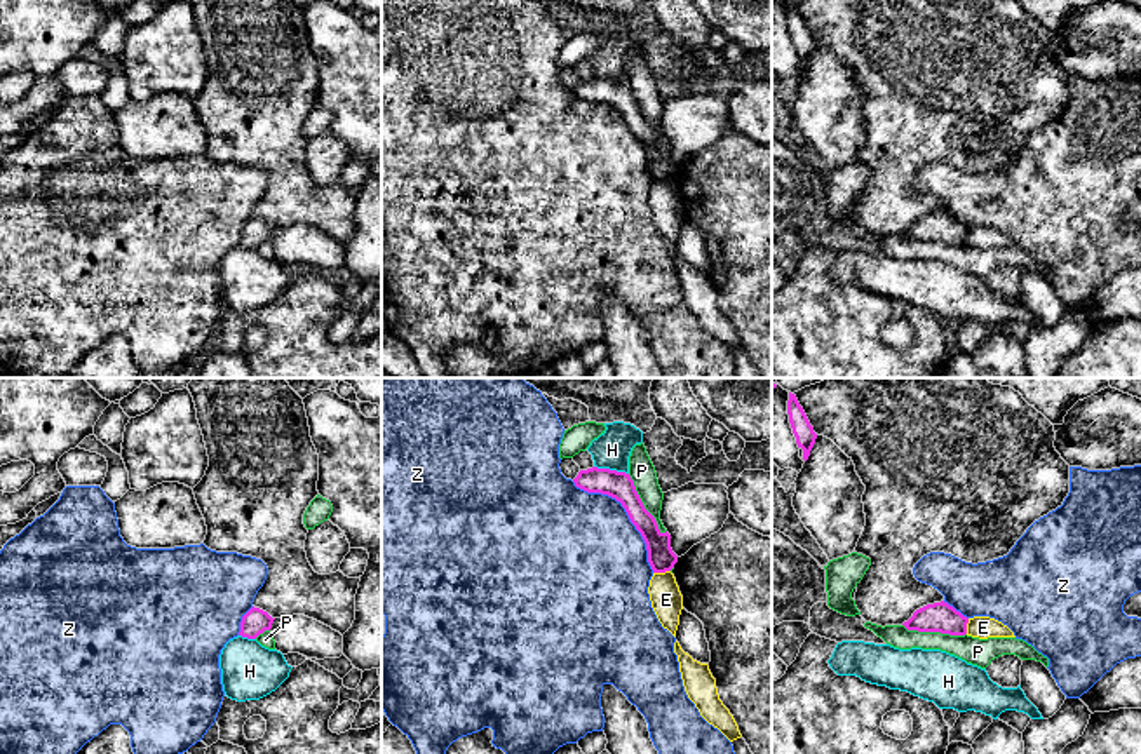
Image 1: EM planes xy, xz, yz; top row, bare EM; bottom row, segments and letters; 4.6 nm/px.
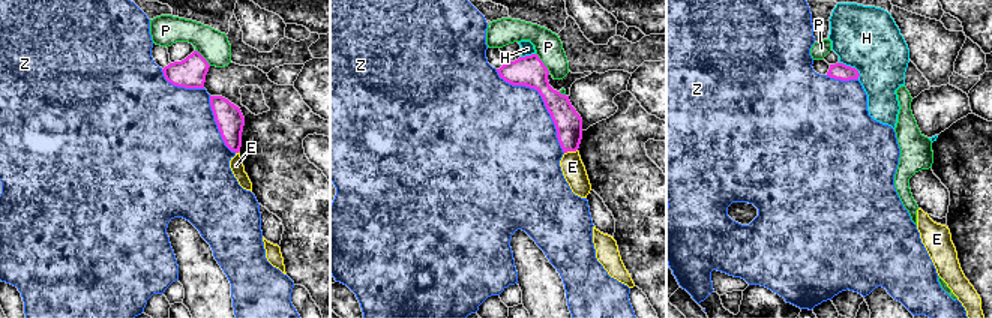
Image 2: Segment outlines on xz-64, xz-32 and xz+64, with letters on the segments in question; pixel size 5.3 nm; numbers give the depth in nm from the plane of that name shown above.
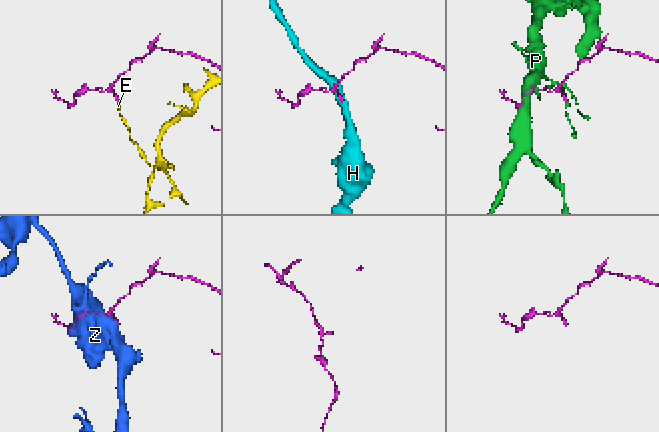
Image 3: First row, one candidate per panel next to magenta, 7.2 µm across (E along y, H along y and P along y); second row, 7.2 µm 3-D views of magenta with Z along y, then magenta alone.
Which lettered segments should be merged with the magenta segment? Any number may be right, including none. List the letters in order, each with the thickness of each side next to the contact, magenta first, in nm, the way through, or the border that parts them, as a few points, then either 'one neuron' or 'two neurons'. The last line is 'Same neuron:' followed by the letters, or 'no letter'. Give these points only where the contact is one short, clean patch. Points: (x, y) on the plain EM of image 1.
E: 120/140 nm | two neurons
H: 130/170 nm | two neurons
P: 130/120 nm | two neurons
Z: 130/480 nm | two neurons
Same neuron: no letter

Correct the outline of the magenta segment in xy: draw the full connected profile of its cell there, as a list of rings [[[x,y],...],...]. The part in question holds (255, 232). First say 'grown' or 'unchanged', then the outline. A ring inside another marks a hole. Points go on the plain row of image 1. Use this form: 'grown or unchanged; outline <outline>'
unchanged; outline [[[253,216],[242,226],[239,246],[256,249],[260,244],[272,239],[273,230],[275,228],[272,228],[267,221]]]

